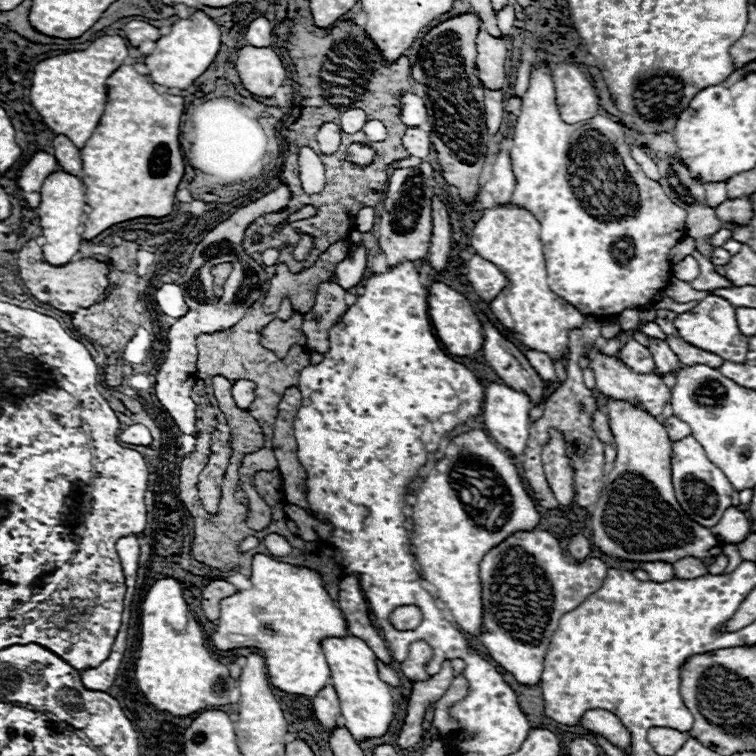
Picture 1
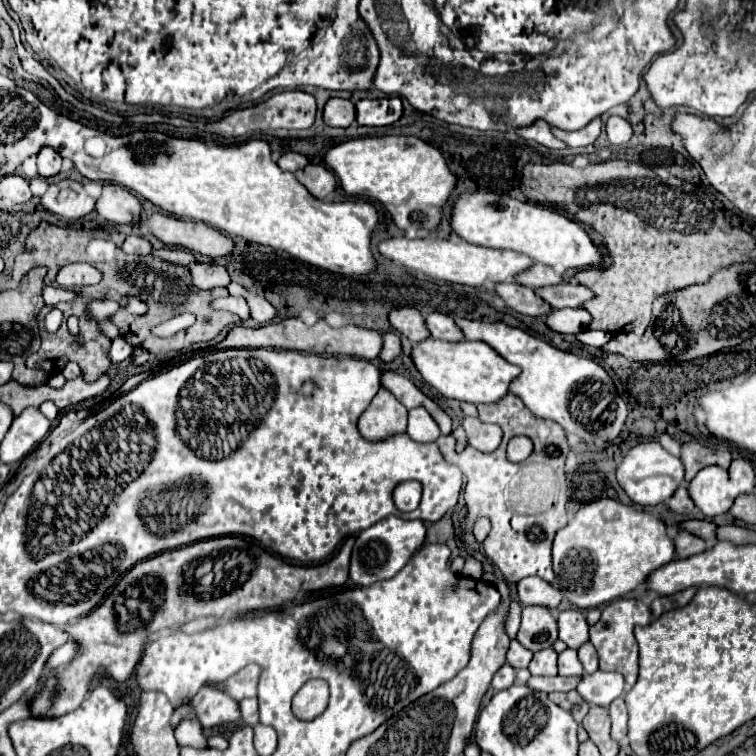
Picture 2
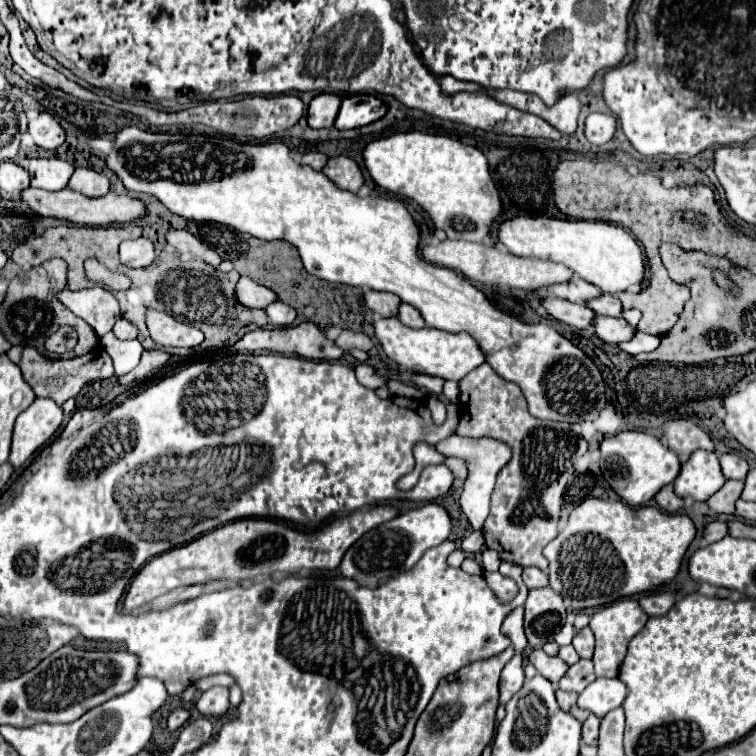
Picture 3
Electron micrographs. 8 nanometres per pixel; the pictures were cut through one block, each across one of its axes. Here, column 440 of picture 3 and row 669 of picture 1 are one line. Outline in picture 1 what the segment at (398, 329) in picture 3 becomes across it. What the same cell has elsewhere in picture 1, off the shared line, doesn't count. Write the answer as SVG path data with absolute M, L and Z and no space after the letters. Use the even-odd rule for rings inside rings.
M356 636L326 638L322 640L322 650L326 654L326 662L332 672L332 686L338 692L346 730L358 742L370 738L382 738L388 732L390 722L394 718L394 700L390 694L390 686L384 684L378 676L376 654L362 638Z

